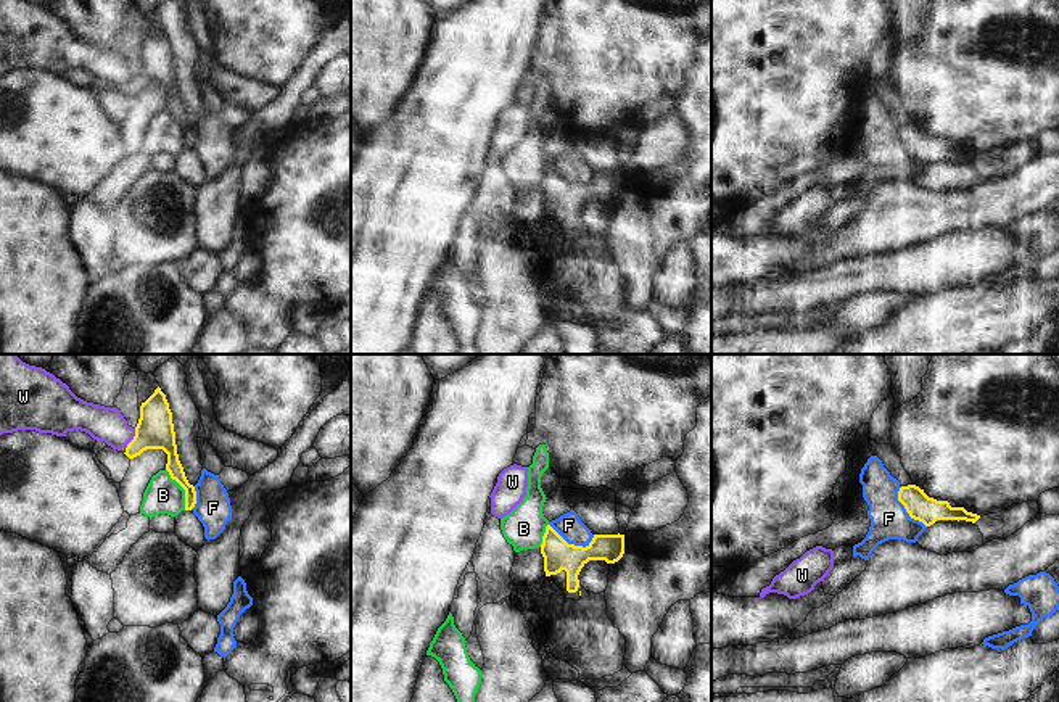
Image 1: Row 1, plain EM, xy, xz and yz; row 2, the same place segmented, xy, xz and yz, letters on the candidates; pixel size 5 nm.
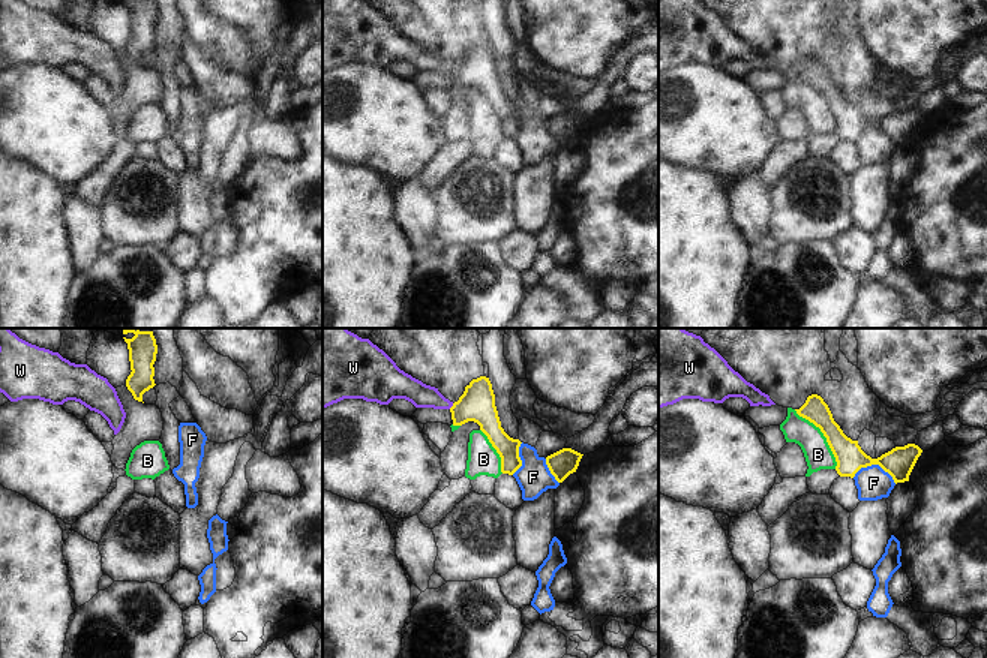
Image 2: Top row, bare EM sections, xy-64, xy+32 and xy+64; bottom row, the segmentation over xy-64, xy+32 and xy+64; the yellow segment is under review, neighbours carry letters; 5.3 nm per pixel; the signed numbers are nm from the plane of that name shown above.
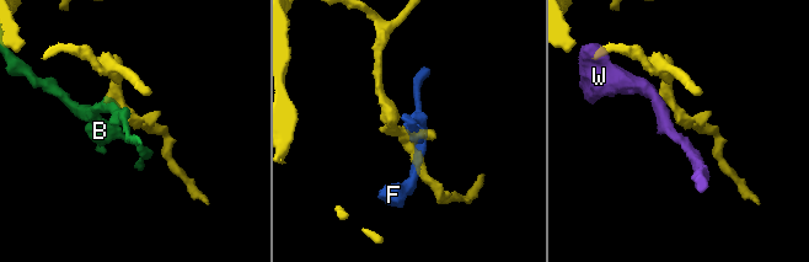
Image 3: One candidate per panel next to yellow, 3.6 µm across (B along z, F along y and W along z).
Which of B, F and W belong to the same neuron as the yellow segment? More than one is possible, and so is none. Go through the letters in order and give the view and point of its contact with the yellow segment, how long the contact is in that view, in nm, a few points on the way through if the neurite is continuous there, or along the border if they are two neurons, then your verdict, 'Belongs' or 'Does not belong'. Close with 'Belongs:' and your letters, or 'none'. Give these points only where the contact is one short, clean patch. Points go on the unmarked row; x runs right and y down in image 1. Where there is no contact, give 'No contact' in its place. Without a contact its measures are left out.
B: Touches yellow at xy (184, 128). Shared border 220 nm. Boundary: xy (166, 108), (184, 129), (185, 148). Does not belong
F: Touches yellow at xz (572, 184). Shared border 240 nm. Boundary: xz (549, 163), (568, 182), (585, 185), (594, 176). Does not belong
W: Touches yellow at xy (134, 78). Shared border 120 nm. Boundary: xy (135, 68), (135, 74), (126, 87). Does not belong
Belongs: none.

